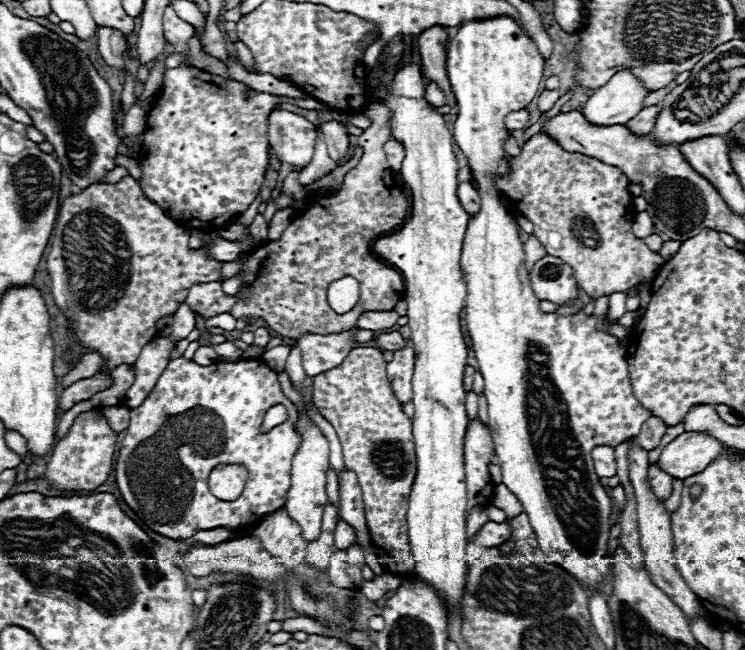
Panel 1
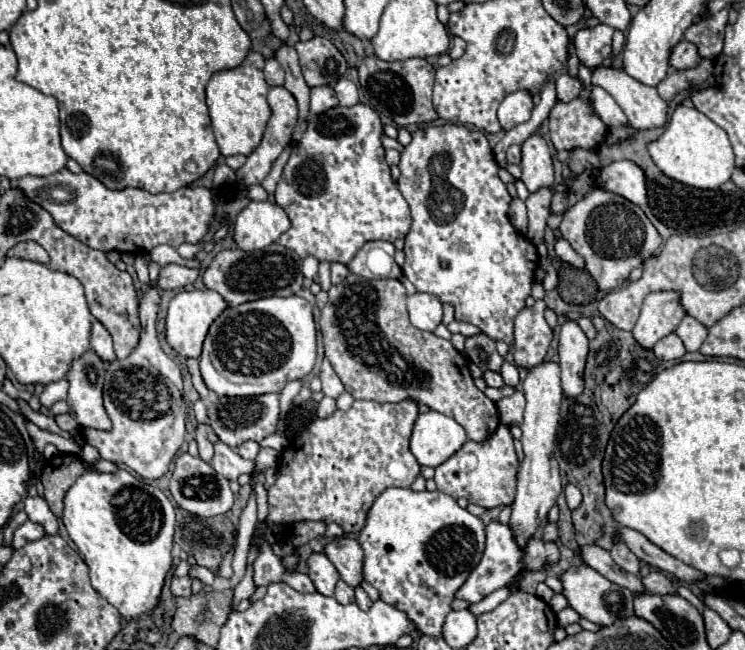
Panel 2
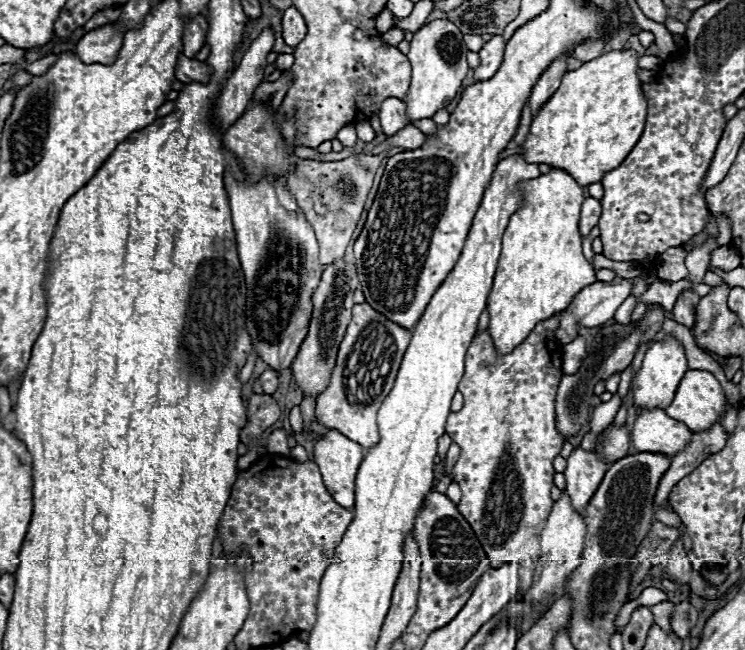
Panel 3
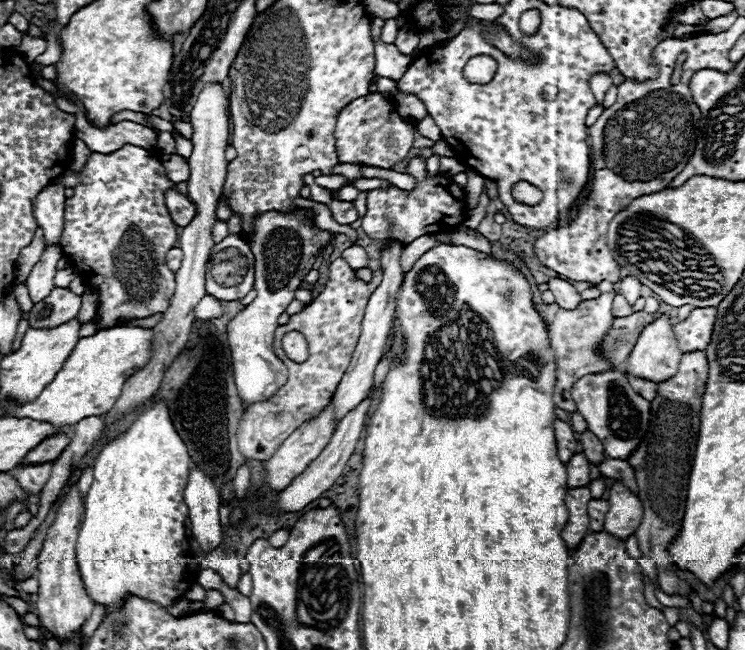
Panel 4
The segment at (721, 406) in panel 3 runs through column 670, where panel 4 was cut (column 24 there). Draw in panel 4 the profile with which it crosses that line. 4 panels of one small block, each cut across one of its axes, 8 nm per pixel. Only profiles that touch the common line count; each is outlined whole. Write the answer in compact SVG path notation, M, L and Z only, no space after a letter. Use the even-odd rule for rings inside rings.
M122 326L100 330L94 336L80 338L72 356L66 360L54 380L40 392L40 396L22 406L2 402L8 416L32 418L38 422L50 422L54 426L70 426L84 416L104 416L112 410L120 396L120 390L132 372L144 368L150 356L152 330L140 326Z

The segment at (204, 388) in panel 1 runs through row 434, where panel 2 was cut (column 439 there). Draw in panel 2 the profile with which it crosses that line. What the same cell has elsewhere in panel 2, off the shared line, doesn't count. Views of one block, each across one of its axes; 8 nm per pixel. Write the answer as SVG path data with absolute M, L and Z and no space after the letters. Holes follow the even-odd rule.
M428 124L422 126L418 130L412 132L412 142L402 150L400 154L400 180L398 180L398 188L402 192L402 196L408 200L410 210L412 210L412 228L408 232L408 236L404 238L404 254L406 260L402 264L402 272L406 274L406 278L416 286L418 292L428 292L434 294L436 298L440 298L440 302L454 306L456 310L456 320L462 322L470 322L474 326L478 326L484 334L488 334L490 338L502 340L506 344L514 342L514 318L518 316L518 312L524 308L524 300L530 296L530 288L532 288L532 280L534 280L534 272L538 266L538 250L536 246L524 238L522 234L518 234L514 230L514 226L508 220L508 206L510 206L510 194L506 190L506 184L498 178L498 162L494 158L494 152L484 136L484 132L480 130L470 130L466 126L458 126L458 124ZM442 262L448 262L446 268L442 268Z

